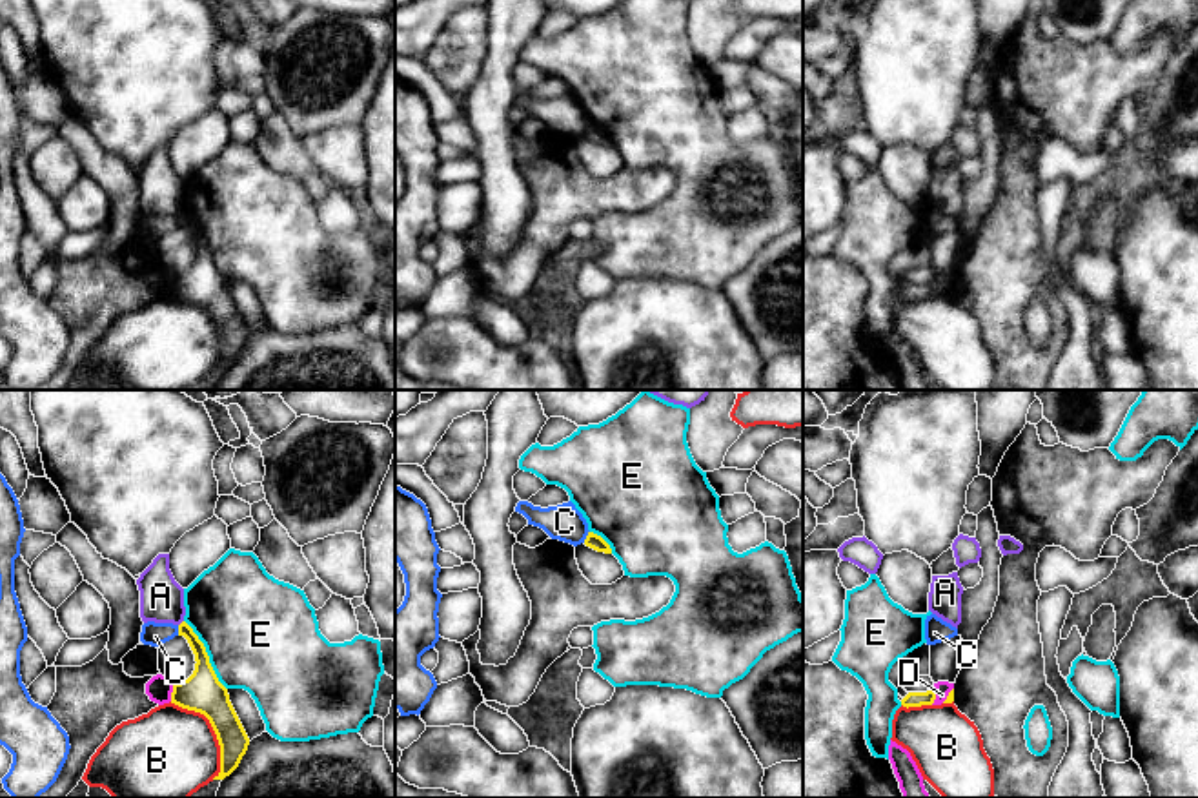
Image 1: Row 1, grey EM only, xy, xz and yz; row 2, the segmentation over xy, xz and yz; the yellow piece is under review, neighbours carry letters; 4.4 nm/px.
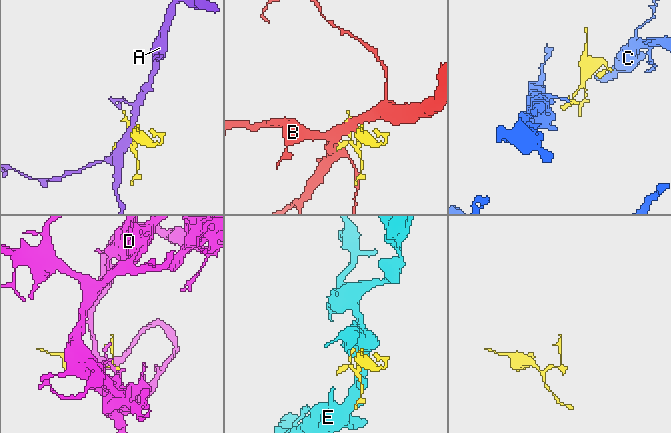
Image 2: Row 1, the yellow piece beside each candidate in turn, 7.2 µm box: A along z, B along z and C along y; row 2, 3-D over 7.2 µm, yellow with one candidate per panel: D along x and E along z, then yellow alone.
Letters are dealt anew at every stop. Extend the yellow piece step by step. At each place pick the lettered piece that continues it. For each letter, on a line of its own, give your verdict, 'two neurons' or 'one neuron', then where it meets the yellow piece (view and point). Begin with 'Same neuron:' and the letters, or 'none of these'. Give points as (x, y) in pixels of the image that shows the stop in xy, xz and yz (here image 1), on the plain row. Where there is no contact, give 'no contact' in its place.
Same neuron: none of these
A: two neurons | xy (181, 215)
B: two neurons | xy (213, 321)
C: two neurons | xz (587, 128)
D: two neurons | yz (934, 286)
E: two neurons | xy (206, 246)

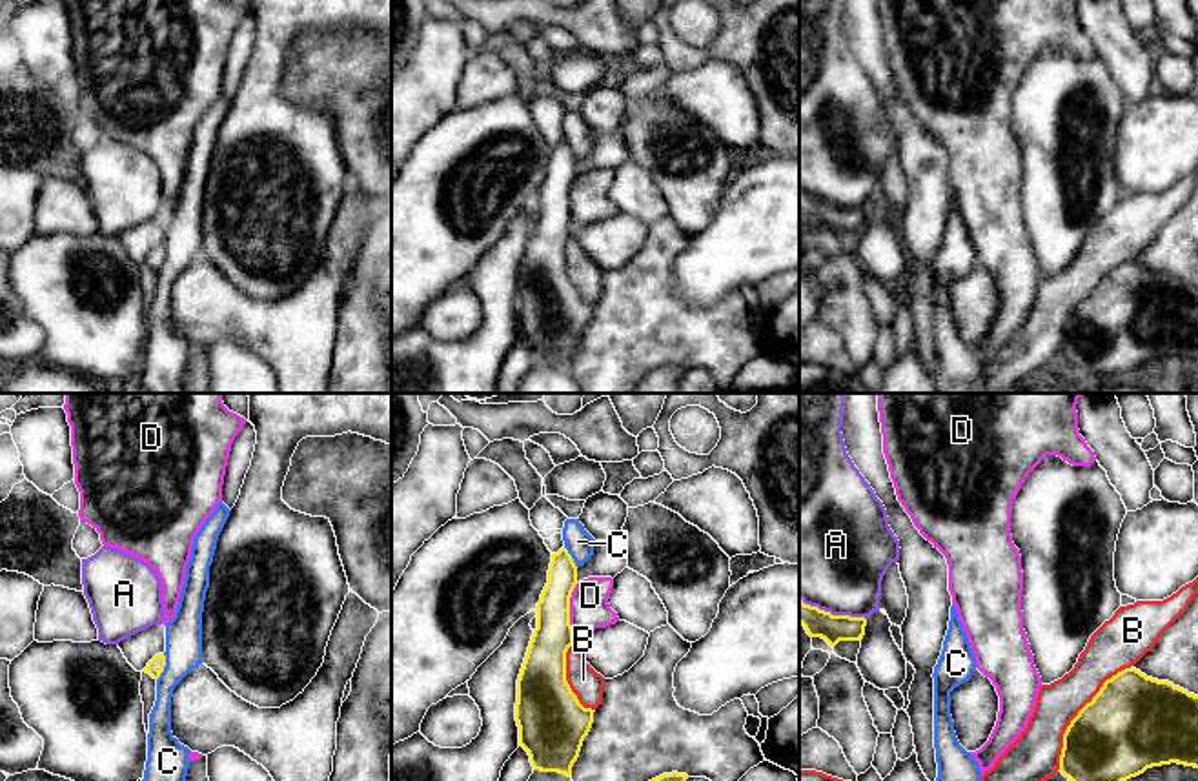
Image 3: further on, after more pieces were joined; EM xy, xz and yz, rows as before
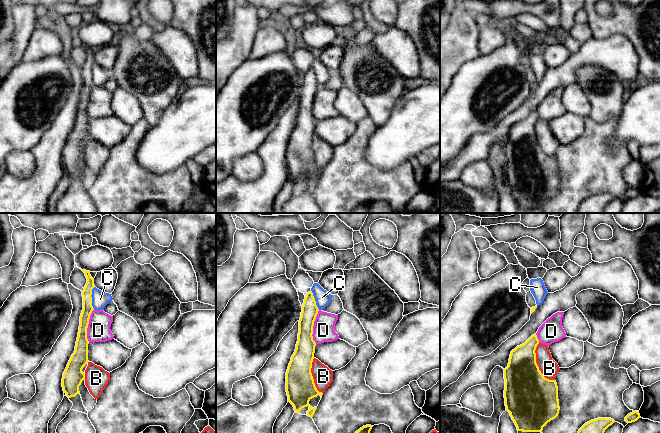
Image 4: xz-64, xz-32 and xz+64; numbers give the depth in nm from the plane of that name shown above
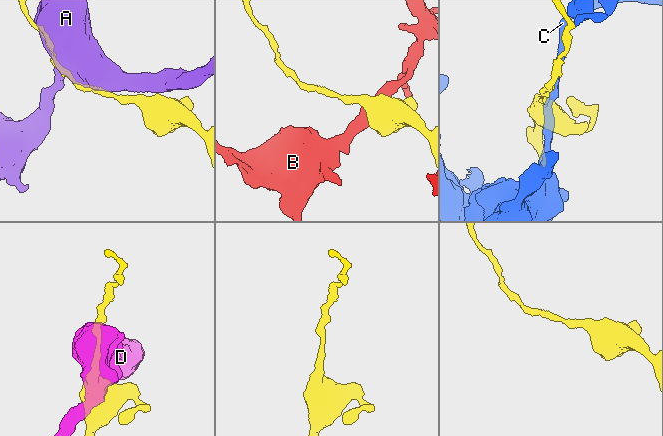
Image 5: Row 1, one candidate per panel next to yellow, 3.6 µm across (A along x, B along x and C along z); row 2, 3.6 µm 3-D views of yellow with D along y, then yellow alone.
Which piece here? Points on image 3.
Same neuron: none of these
A: two neurons | yz (831, 206)
B: two neurons | yz (1078, 306)
C: two neurons | xy (164, 257)
D: two neurons | xz (568, 201)

